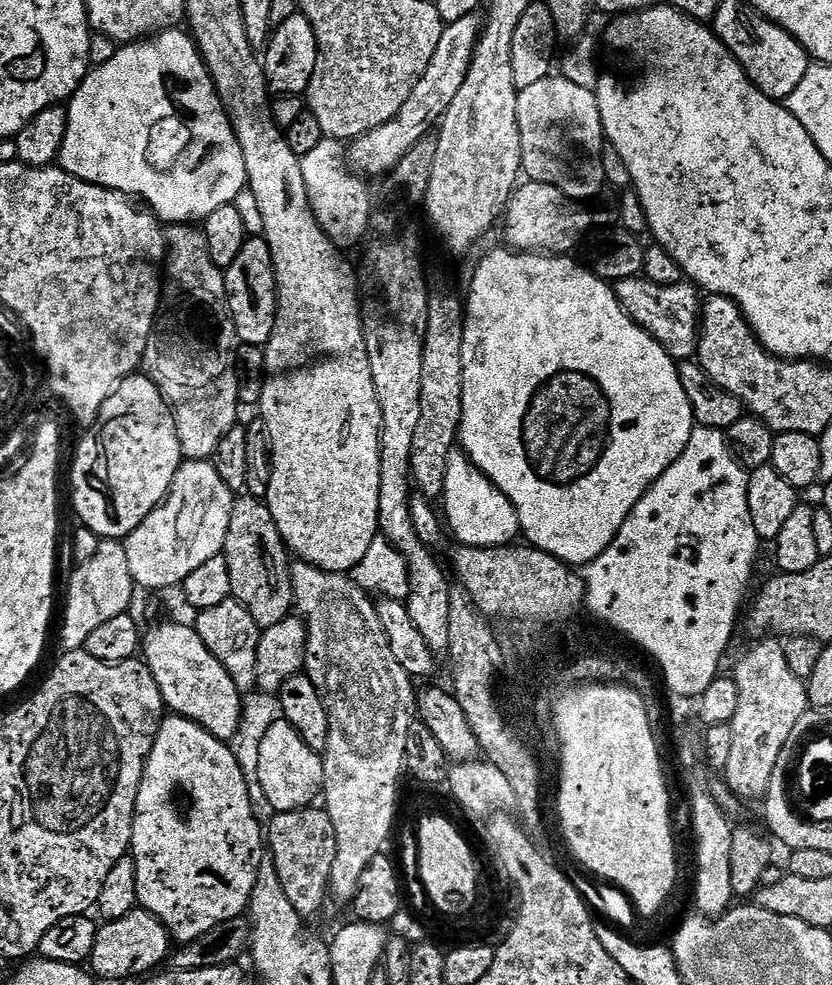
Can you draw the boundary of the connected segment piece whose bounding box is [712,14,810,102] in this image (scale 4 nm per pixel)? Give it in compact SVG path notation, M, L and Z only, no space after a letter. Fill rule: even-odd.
M720 14L713 19L713 29L721 38L724 47L732 52L733 57L740 63L750 82L771 100L780 102L789 97L810 65L810 57L802 45L788 31L775 25L767 27L768 34L764 38L754 43L744 40L740 44L738 37L742 34L741 24L736 22L730 25L723 16Z

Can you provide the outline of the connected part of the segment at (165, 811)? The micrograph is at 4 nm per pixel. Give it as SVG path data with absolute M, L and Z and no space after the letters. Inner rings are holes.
M173 714L165 715L159 721L156 739L152 741L152 750L148 754L148 763L144 765L144 781L140 784L140 792L136 796L134 813L140 817L140 824L135 824L136 847L134 848L140 848L140 852L144 852L144 860L140 860L140 872L148 872L148 880L164 880L164 884L168 884L168 892L164 892L164 888L140 888L140 893L134 896L135 903L152 917L156 918L160 912L164 912L164 916L168 916L168 912L196 912L196 916L200 916L204 924L212 920L216 925L220 925L224 920L245 915L256 876L257 865L254 861L262 848L260 846L262 824L256 821L256 816L252 813L252 800L248 797L248 784L244 781L244 772L240 769L240 765L242 765L241 761L231 753L225 741L212 736L194 721Z

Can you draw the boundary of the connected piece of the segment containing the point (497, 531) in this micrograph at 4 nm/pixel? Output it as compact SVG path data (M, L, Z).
M461 458L447 465L442 476L442 497L444 496L443 519L448 519L448 528L457 545L474 548L503 548L511 545L521 535L516 508L506 502L504 495L496 489L481 469Z

